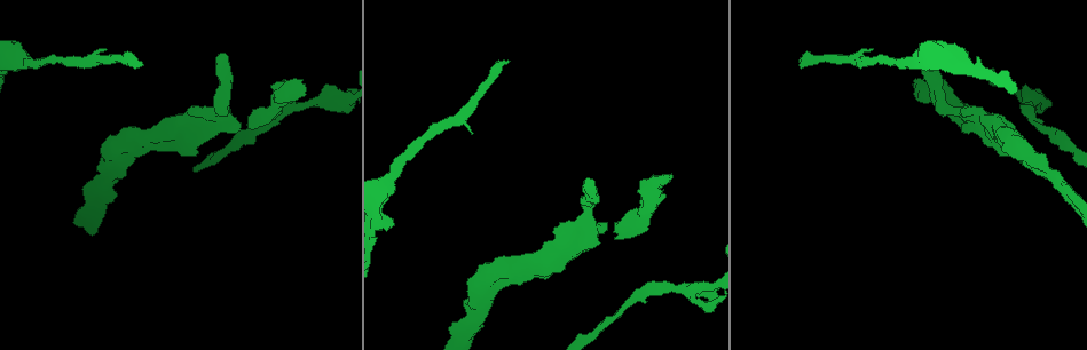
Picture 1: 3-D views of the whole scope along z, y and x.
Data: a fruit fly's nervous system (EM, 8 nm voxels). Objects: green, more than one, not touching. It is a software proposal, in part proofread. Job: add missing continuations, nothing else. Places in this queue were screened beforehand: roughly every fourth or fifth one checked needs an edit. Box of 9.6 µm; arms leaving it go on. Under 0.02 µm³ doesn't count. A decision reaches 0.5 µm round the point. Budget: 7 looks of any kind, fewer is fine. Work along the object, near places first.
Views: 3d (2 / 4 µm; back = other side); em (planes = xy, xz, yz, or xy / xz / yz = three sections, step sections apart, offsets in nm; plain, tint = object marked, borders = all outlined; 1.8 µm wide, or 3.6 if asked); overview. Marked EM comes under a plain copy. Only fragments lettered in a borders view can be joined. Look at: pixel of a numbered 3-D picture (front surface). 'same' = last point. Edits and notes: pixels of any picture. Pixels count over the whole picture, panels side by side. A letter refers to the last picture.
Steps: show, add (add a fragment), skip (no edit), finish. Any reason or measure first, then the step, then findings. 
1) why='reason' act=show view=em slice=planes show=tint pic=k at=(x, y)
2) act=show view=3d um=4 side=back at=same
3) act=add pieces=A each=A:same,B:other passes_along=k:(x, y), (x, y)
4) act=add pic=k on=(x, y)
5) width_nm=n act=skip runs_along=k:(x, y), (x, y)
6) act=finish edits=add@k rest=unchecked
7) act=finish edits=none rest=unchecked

why='thick end' act=show view=em slice=planes show=borders pic=1 at=(241, 126)

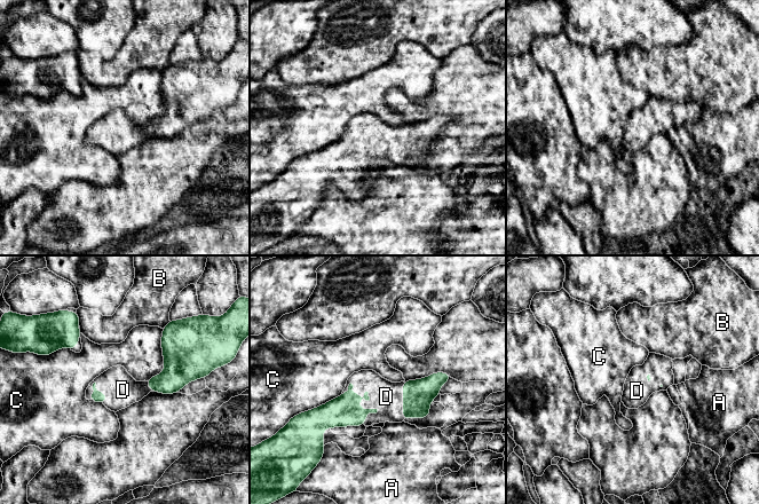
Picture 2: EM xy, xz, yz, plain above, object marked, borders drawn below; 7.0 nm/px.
longest_contact=C:400nm act=add pieces=D each=A:other,B:other,C:other,D:same found='the neuron continues'

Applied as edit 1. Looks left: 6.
why='free end' act=show view=em slice=planes show=borders pic=1 at=(225, 57)

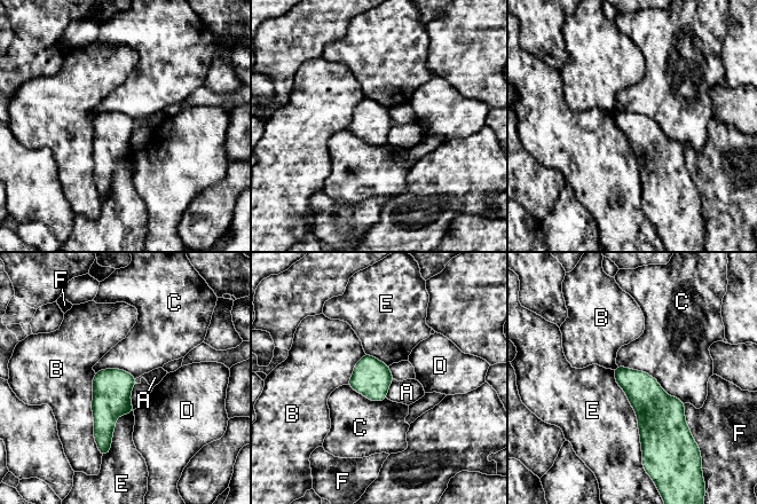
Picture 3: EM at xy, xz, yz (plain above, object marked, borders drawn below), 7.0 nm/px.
longest_contact=E:650nm act=skip each=A:other,B:other,C:other,D:other,E:other,F:other found='no lettered fragment goes on from it'

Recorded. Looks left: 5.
why='free end' act=show view=3d um=4 pic=1 at=(801, 65)

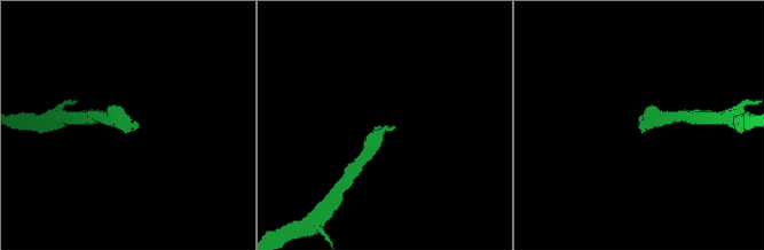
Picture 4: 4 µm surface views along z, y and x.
why='now the EM' act=show view=em slice=xy step=16 show=borders pic=4 at=(392, 126)

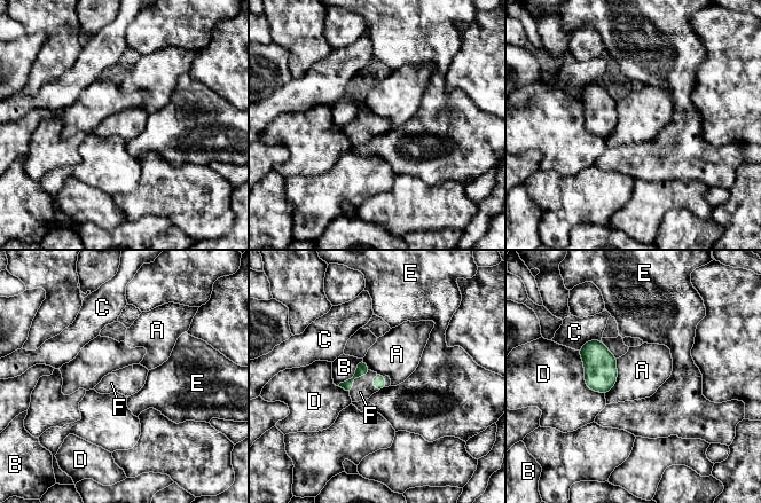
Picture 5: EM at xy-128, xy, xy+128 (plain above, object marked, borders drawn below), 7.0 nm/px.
act=show view=em slice=yz step=4 show=borders at=same

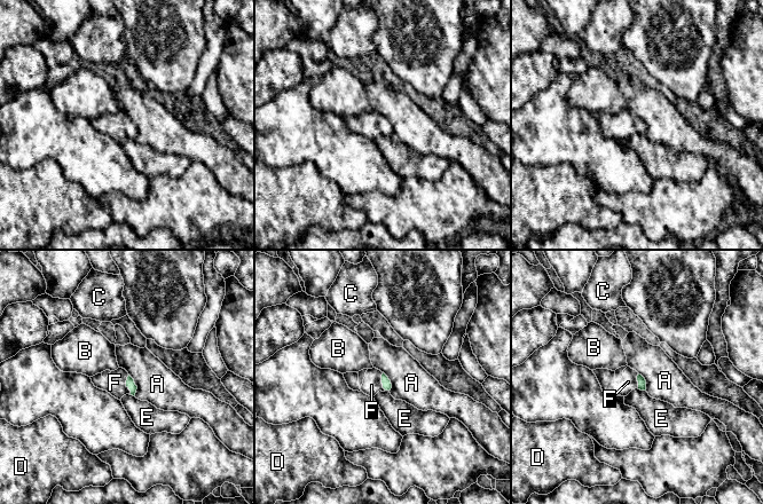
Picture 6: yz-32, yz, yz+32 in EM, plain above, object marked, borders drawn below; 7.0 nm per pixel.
act=add pieces=F each=A:other,B:other,C:other,D:other,E:other,F:same passes_along=6:(131, 384), (126, 385), (115, 383) found='it goes on there'

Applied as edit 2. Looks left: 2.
act=finish edits=add@2,add@6 rest=unchecked

